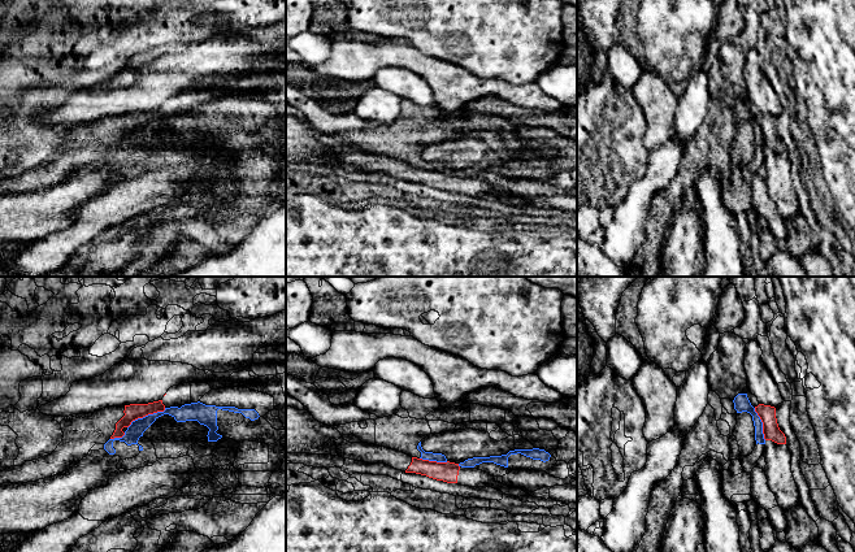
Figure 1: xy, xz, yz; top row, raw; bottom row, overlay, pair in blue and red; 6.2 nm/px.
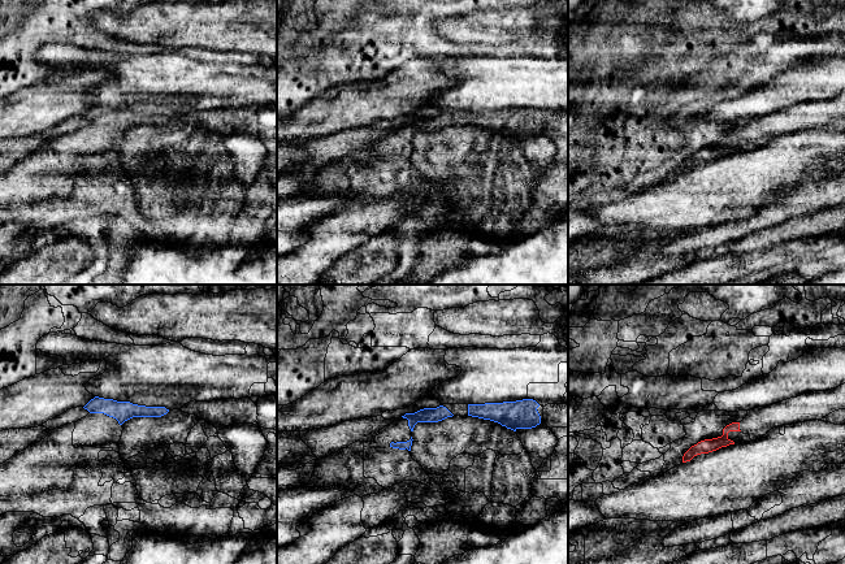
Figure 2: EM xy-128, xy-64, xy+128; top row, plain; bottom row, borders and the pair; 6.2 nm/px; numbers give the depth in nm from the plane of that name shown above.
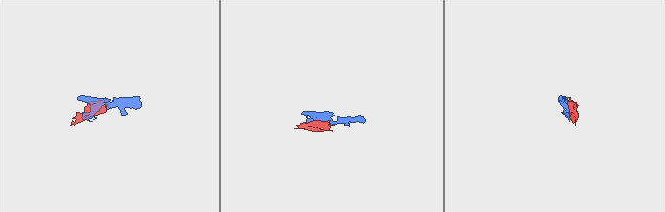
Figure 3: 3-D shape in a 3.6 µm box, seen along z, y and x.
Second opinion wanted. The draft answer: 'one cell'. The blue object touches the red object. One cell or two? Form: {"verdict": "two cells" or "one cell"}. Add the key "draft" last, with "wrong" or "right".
{"verdict": "two cells", "draft": "wrong"}

